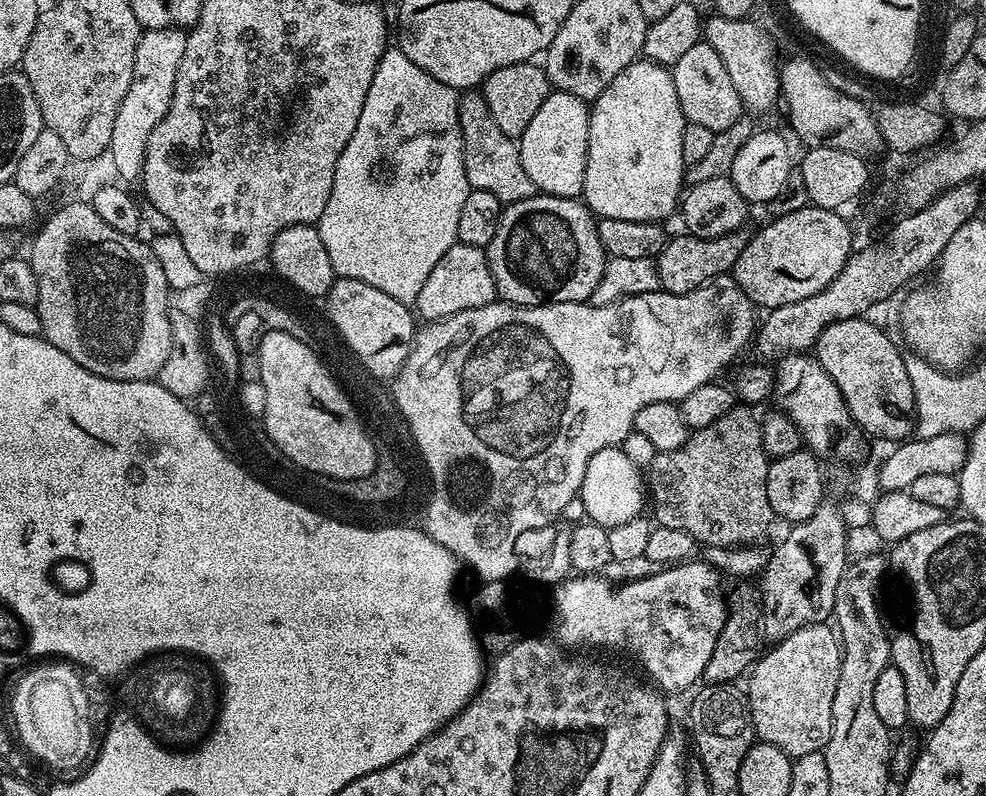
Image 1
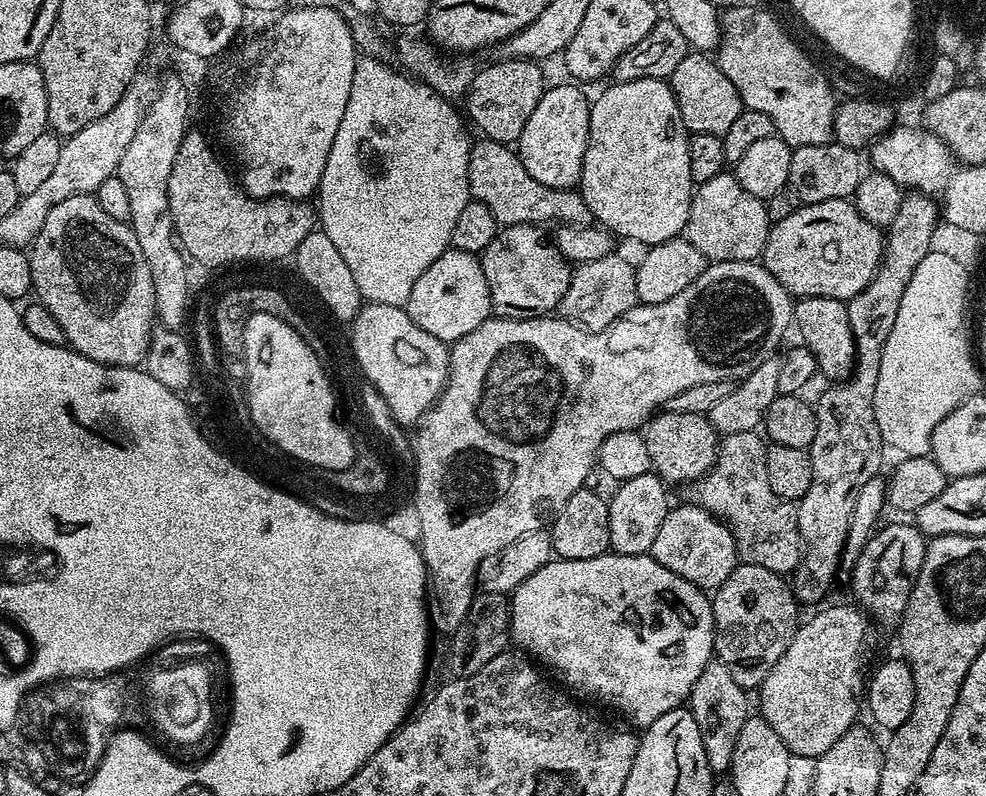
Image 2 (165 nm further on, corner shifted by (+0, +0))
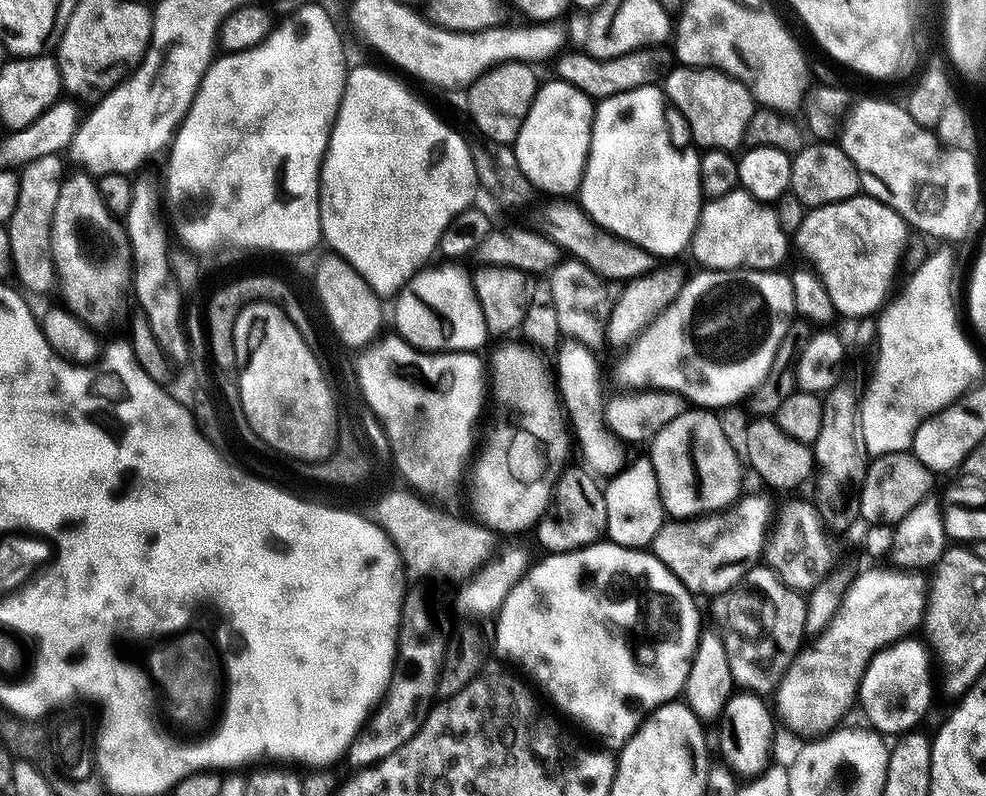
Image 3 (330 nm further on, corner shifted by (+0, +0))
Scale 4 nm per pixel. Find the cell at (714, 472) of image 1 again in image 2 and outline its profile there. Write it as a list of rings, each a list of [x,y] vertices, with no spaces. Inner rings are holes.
[[[756,432],[725,435],[719,441],[712,469],[695,481],[693,488],[696,489],[691,499],[731,528],[743,563],[766,566],[766,570],[781,574],[795,572],[802,555],[797,505],[778,498],[770,490],[770,478],[766,478],[766,444]]]

